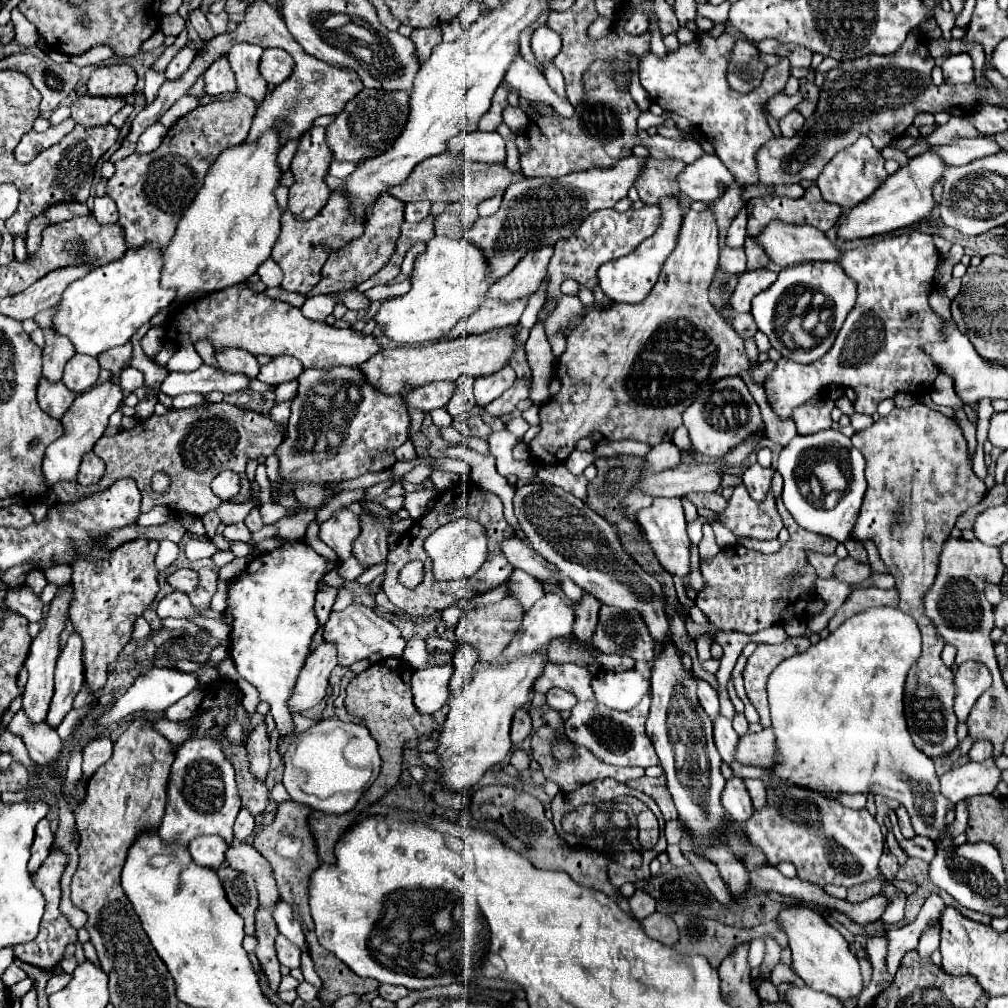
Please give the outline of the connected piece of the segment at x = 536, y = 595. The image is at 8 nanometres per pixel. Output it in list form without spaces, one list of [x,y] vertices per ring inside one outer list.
[[[519,569],[513,571],[513,575],[509,577],[509,583],[511,583],[509,593],[515,595],[523,603],[525,609],[529,609],[545,593],[541,583],[537,583],[531,575],[527,575],[525,571],[519,571]]]

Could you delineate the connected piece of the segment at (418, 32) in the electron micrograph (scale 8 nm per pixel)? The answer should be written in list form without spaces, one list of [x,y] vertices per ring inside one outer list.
[[[429,27],[429,29],[413,29],[411,41],[415,43],[415,55],[419,63],[429,59],[431,51],[435,45],[441,43],[441,29],[439,27]]]

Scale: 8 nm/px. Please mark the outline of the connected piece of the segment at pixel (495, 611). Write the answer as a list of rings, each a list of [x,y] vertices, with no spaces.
[[[511,595],[503,597],[501,601],[493,603],[493,605],[485,605],[485,607],[477,607],[469,613],[463,613],[463,617],[457,623],[455,629],[455,637],[457,637],[457,645],[475,645],[479,649],[479,661],[481,663],[495,663],[503,649],[507,649],[507,645],[511,643],[511,639],[515,637],[515,629],[519,629],[519,623],[523,621],[523,607],[519,607],[519,603],[515,603],[515,599],[511,599]]]

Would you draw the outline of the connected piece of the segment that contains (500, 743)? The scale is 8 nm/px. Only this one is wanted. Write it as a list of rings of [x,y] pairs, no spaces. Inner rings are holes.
[[[533,651],[531,655],[519,655],[507,663],[481,667],[475,677],[467,681],[461,693],[451,699],[447,721],[443,723],[437,755],[443,761],[441,777],[445,787],[465,791],[475,787],[483,773],[493,765],[499,765],[513,751],[509,737],[511,721],[517,709],[529,703],[533,683],[545,671],[545,653]]]

